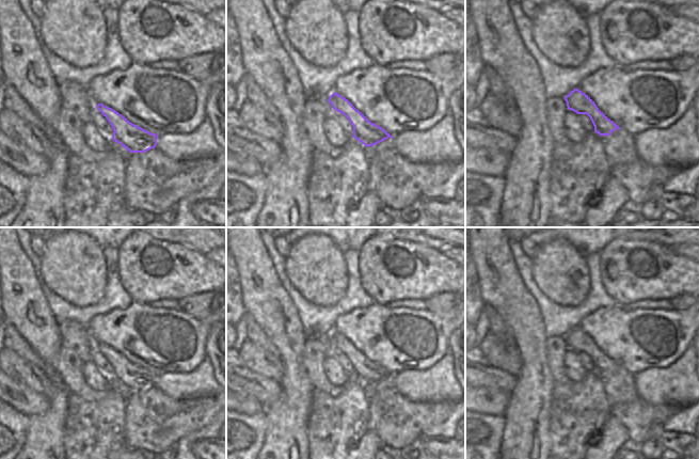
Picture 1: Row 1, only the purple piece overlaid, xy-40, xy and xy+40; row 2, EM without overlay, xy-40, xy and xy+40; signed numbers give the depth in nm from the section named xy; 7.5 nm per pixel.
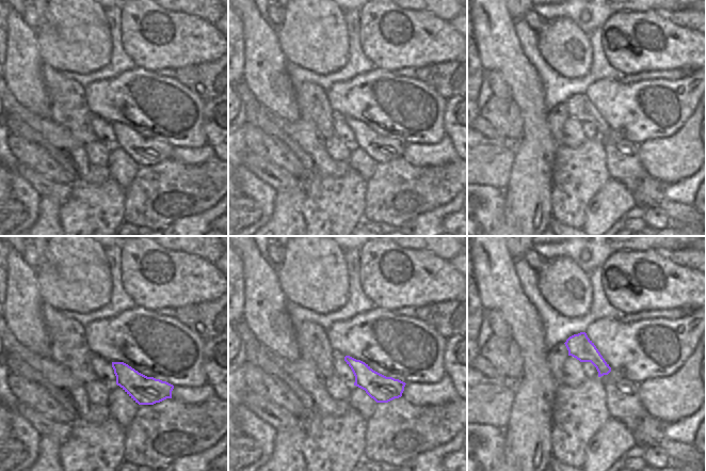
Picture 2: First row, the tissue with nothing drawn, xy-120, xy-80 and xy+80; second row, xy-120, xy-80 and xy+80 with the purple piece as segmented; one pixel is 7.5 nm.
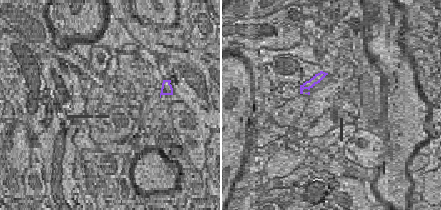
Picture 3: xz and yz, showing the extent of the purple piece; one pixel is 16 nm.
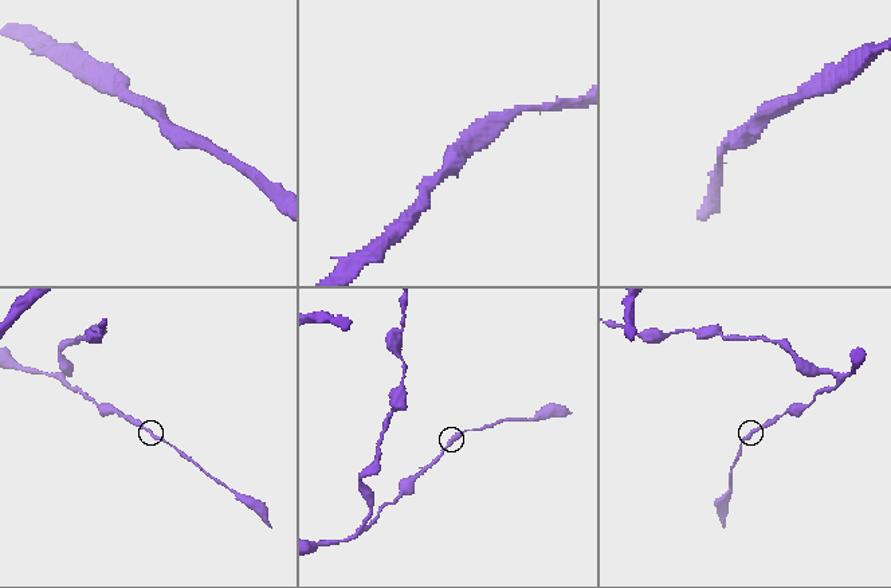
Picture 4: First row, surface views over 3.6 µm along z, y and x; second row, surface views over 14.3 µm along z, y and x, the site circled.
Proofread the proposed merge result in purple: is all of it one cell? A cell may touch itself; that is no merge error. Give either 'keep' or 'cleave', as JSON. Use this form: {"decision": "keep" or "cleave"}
{"decision": "keep"}

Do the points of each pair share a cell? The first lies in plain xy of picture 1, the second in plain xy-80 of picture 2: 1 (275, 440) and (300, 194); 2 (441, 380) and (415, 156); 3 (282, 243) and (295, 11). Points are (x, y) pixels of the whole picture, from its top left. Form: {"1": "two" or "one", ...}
{"1": "one", "2": "one", "3": "two"}

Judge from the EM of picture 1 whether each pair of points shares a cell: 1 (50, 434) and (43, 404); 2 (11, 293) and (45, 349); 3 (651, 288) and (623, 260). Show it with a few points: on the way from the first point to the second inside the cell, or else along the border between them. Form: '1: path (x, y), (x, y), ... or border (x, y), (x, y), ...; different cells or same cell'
1: border (50, 402), (46, 410), (32, 414), (29, 417); different cells
2: path (25, 306), (25, 316), (43, 335); same cell
3: path (644, 281), (626, 268); same cell

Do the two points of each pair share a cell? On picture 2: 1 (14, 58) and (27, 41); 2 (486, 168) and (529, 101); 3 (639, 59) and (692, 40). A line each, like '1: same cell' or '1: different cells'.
1: same cell
2: different cells
3: same cell

